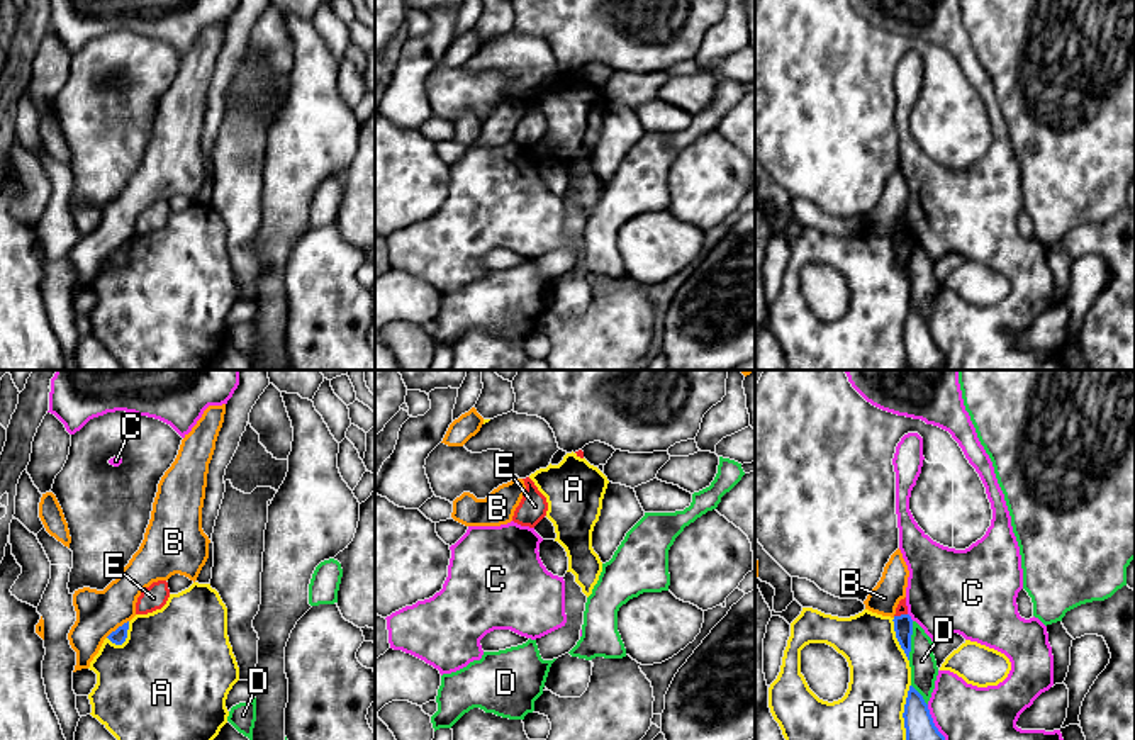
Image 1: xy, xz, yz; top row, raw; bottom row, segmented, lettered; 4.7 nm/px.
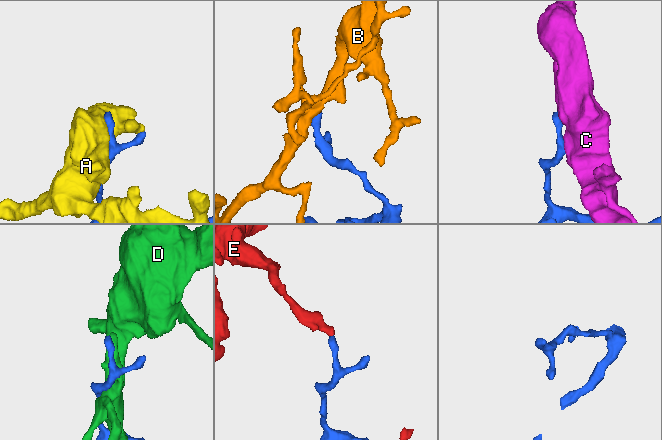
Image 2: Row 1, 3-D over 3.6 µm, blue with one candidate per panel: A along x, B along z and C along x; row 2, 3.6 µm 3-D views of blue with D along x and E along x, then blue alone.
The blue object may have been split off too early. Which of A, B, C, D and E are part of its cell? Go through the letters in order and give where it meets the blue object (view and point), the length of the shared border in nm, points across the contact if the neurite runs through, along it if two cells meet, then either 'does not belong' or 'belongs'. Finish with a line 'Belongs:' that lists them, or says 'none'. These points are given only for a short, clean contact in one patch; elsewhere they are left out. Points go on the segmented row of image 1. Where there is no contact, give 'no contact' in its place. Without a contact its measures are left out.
A: yz (905, 711) | 260 nm | does not belong
B: xy (117, 628) | 140 nm | along xy (128, 620), (106, 637) | does not belong
C: yz (932, 722) | 190 nm | does not belong
D: yz (910, 640) | 190 nm | does not belong
E: yz (901, 615) | 70 nm | along yz (906, 613), (894, 616) | does not belong
Belongs: none

